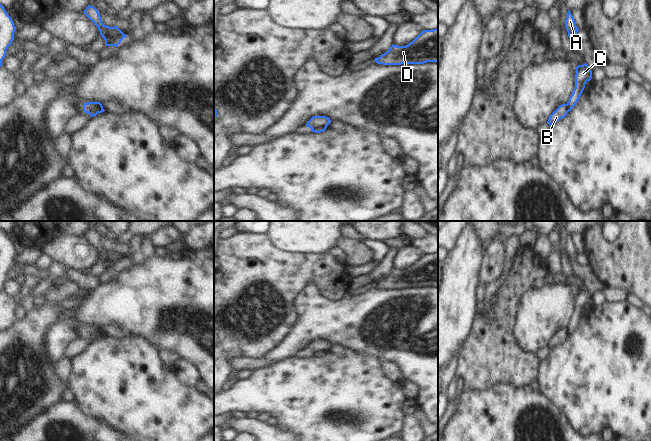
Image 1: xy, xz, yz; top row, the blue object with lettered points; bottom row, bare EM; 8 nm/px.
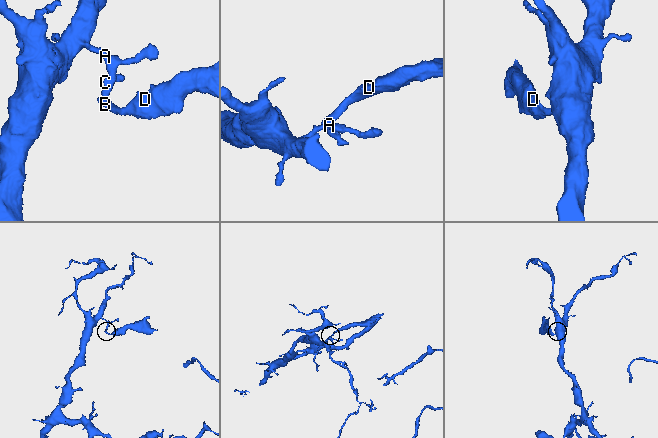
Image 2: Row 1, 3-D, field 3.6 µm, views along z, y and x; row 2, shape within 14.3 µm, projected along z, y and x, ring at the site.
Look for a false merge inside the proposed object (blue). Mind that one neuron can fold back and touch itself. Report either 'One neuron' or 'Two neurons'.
Two neurons.

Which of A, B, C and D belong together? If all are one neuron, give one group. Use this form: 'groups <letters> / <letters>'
groups A C / B D

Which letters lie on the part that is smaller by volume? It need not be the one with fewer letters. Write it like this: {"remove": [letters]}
{"remove": ["B", "D"]}

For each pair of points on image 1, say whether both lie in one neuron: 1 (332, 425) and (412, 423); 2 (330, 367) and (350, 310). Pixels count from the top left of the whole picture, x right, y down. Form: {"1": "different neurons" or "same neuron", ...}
{"1": "different neurons", "2": "different neurons"}

